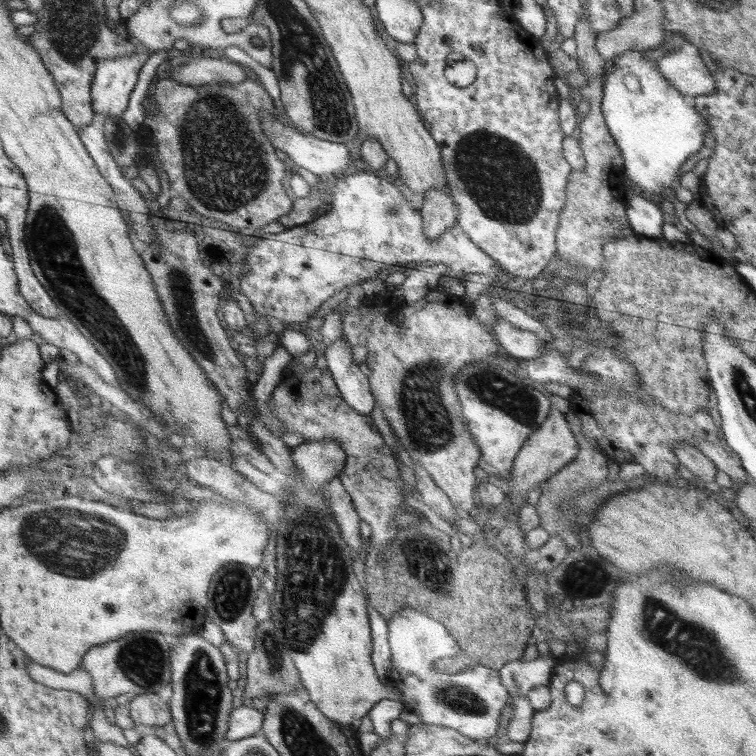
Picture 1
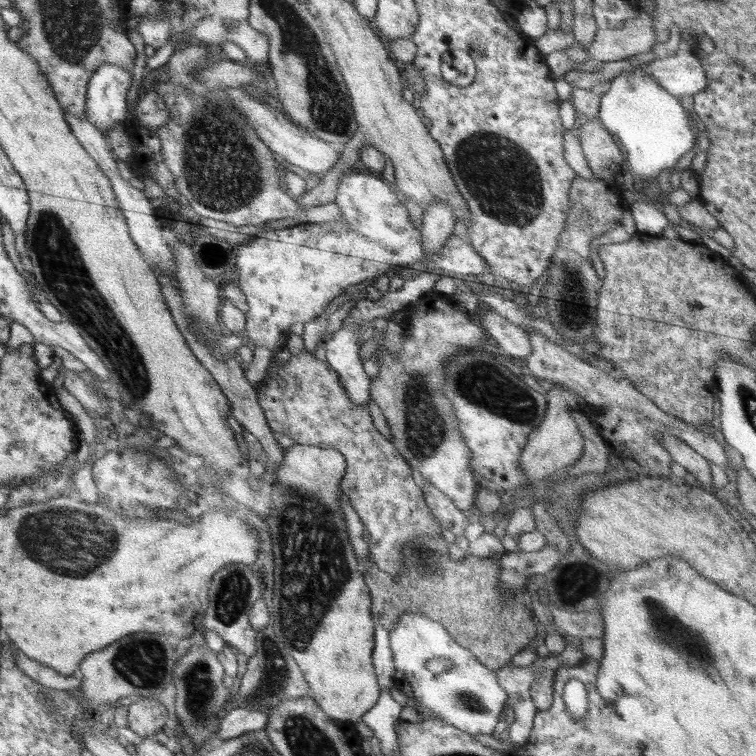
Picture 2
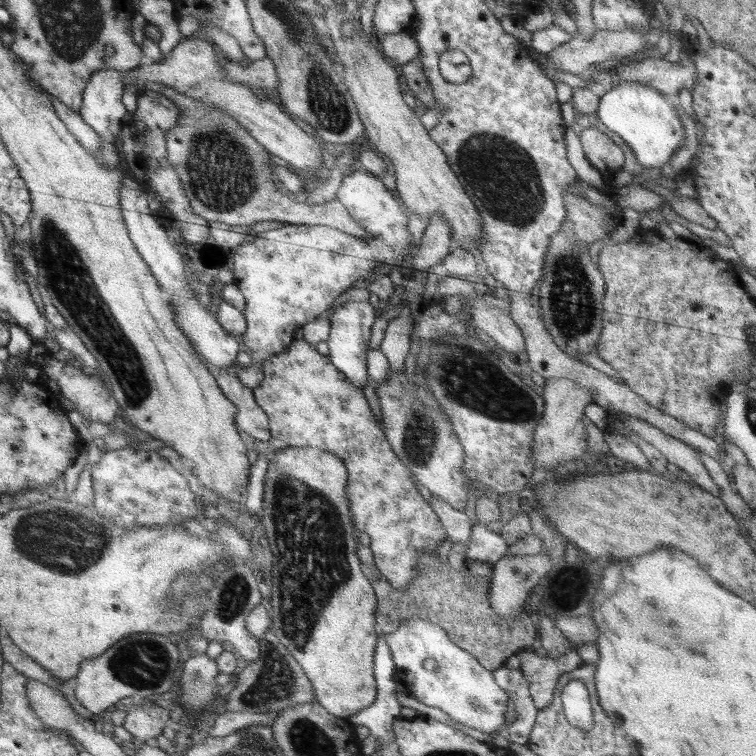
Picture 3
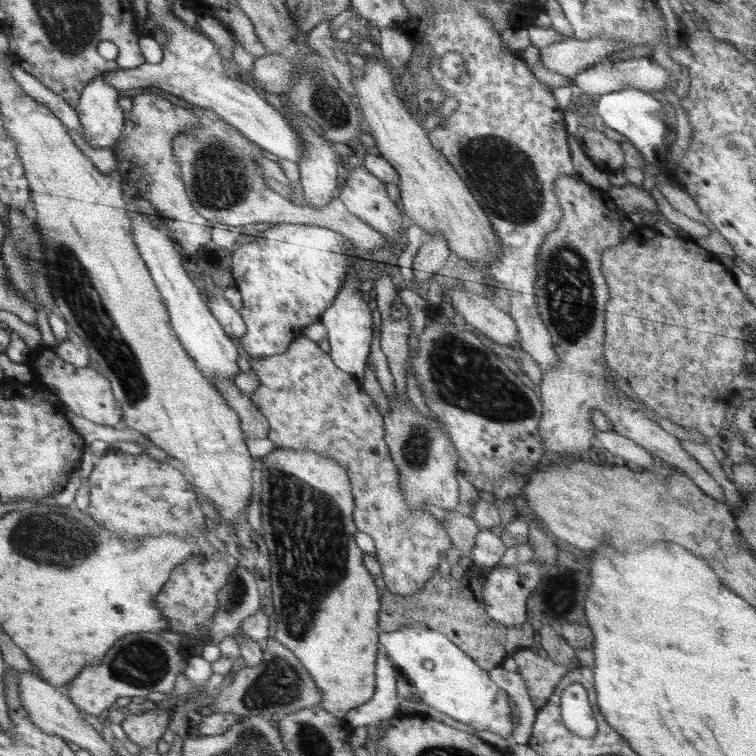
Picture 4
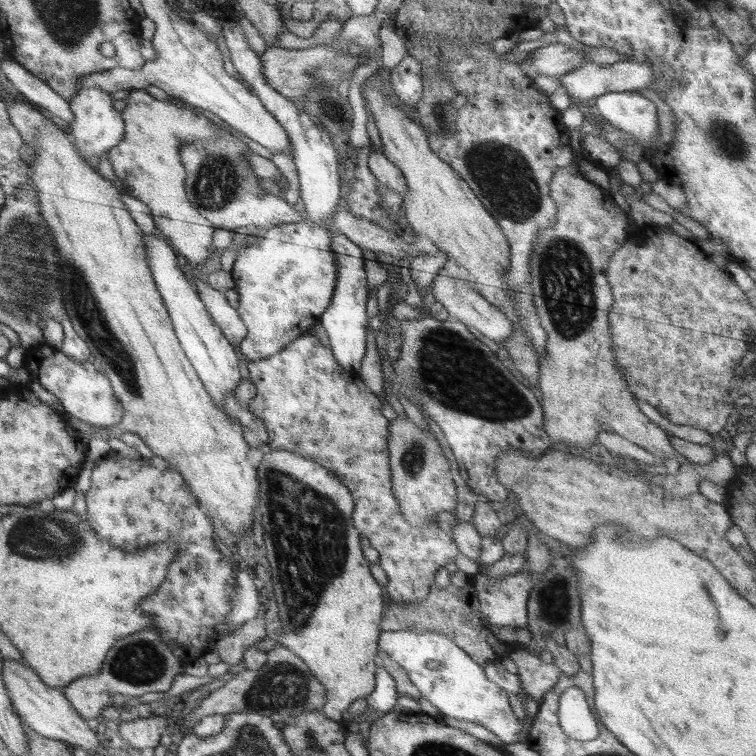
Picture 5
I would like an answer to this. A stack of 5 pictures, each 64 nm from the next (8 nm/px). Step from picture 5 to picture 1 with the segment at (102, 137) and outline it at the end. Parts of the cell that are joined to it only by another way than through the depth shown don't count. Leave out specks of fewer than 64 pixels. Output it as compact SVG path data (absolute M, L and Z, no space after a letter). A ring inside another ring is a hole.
M145 50L97 62L91 82L91 107L94 113L105 117L121 116L128 106L140 69L148 57Z

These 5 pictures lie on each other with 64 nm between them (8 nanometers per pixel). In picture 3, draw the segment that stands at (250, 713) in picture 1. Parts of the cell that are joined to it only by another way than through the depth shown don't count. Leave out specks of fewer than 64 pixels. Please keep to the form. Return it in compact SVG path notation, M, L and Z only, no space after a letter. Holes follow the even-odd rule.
M228 712L220 714L208 730L210 736L225 737L241 728L252 725L272 726L277 714L267 712L266 714L248 714L247 712Z

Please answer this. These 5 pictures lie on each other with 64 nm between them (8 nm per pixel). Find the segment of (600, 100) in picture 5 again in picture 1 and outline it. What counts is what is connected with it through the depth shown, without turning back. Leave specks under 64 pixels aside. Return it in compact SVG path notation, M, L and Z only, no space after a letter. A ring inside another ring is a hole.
M629 50L617 56L613 69L604 78L603 99L601 100L601 111L609 133L613 136L618 150L624 159L625 176L632 180L638 191L647 190L654 194L662 194L666 198L664 188L674 190L678 188L679 168L686 159L698 152L704 146L704 135L709 131L708 123L698 114L694 107L693 99L689 99L678 92L655 67L655 60L644 59L644 50ZM624 78L636 78L638 86L632 86L630 90L624 83Z

